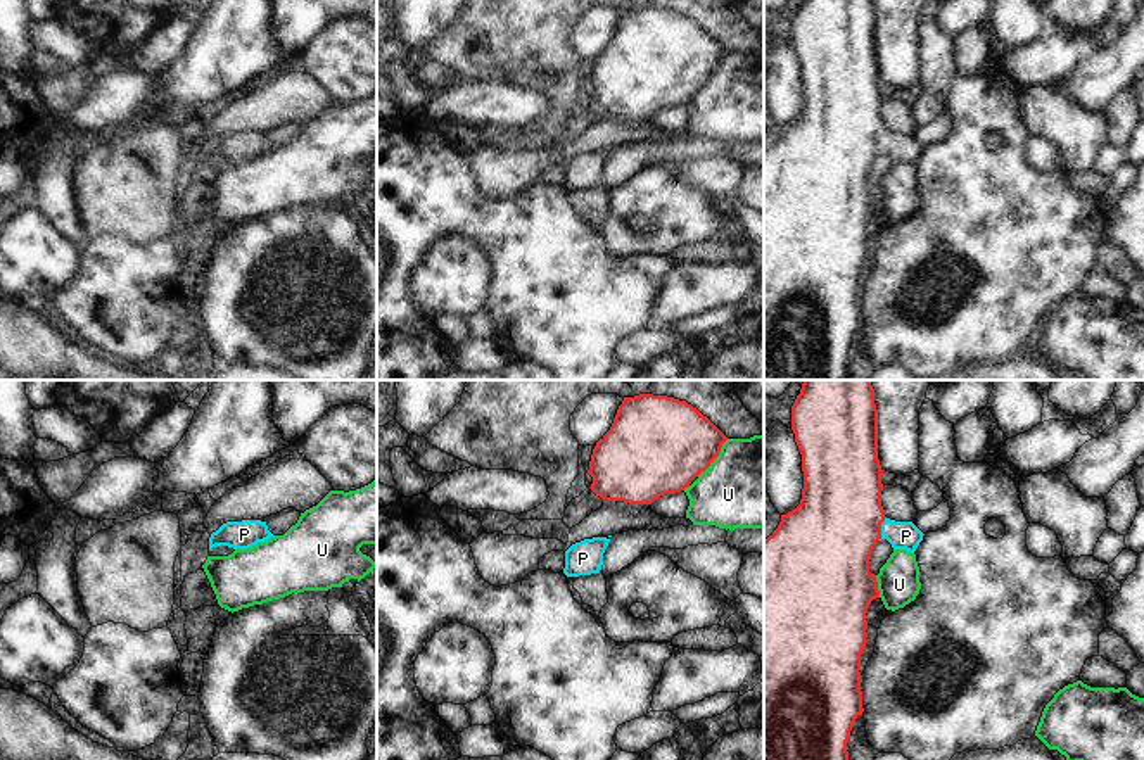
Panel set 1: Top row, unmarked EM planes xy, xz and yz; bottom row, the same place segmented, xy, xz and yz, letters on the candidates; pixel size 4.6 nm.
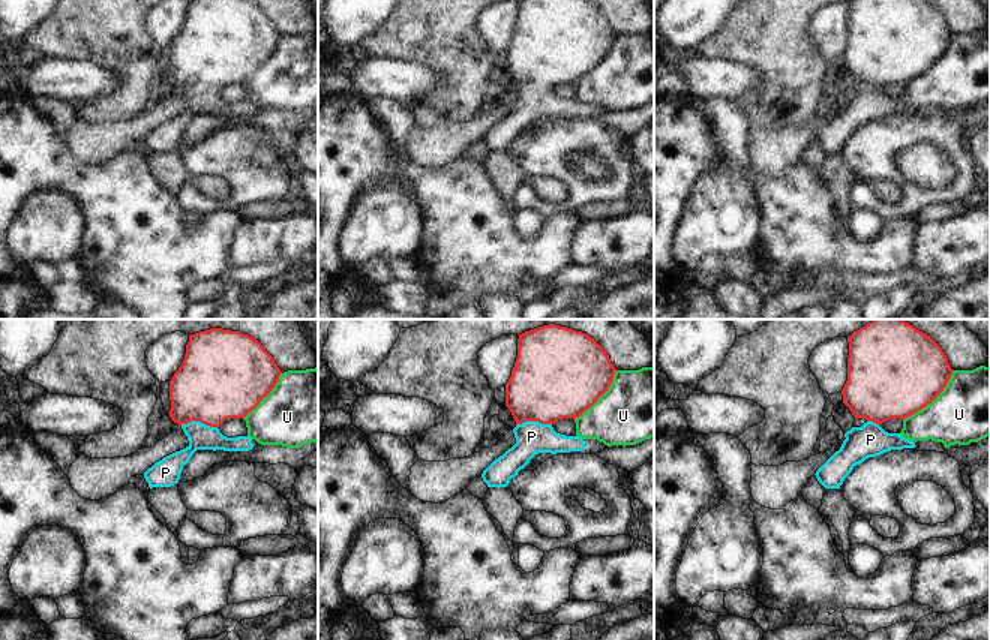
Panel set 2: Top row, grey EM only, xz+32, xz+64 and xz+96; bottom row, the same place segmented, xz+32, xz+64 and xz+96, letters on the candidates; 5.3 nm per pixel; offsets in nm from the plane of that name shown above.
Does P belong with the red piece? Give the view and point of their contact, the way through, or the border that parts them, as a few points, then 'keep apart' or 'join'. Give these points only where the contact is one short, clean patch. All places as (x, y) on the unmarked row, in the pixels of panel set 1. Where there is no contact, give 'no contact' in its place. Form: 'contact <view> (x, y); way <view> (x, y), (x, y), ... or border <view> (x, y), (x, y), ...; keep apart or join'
contact yz (880, 140); way yz (828, 152), (845, 140), (880, 140), (906, 149); join

